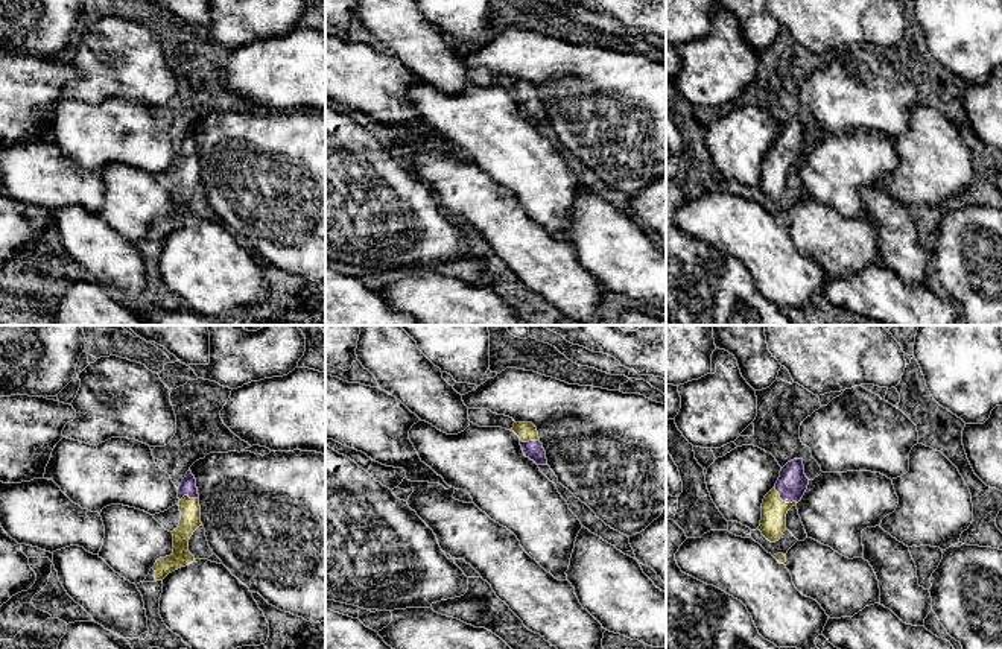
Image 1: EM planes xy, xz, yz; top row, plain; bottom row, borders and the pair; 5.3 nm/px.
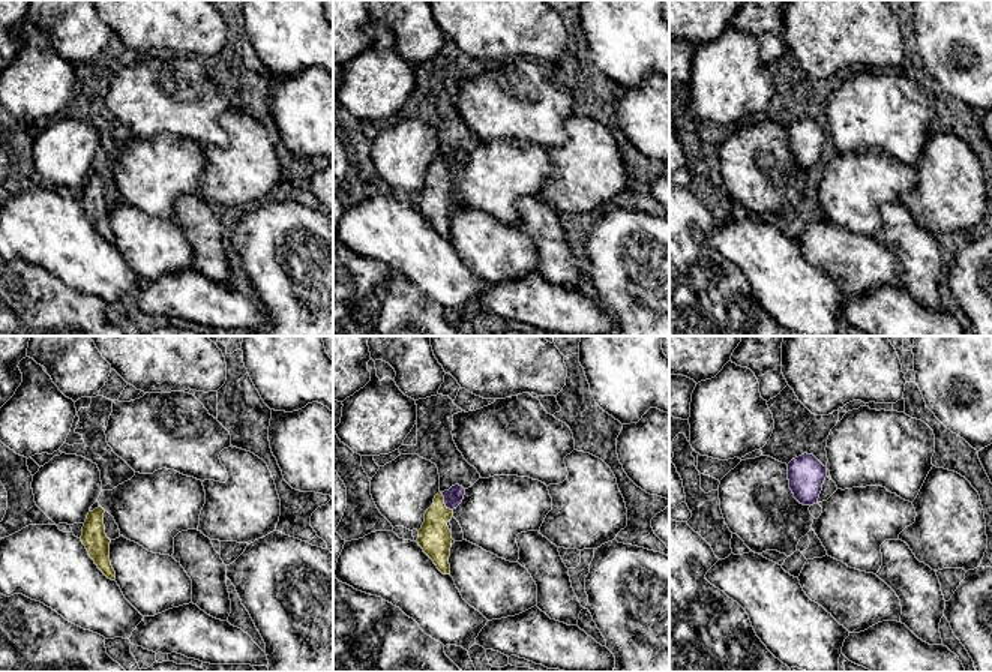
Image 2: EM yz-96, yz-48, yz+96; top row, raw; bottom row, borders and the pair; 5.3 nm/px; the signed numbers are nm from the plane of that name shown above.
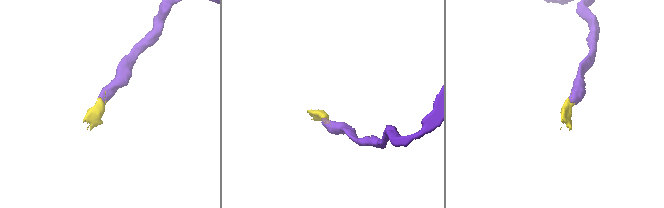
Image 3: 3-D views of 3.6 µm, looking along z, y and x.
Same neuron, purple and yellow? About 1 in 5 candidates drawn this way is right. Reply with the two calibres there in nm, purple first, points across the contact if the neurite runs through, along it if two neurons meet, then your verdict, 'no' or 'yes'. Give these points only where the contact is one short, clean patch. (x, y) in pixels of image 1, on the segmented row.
160 nm thick on the purple side, 140 nm on the other; runs through yz (792, 482), (783, 500), (774, 509), (773, 525); yes

